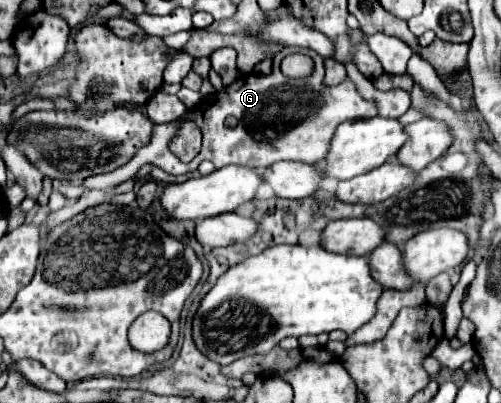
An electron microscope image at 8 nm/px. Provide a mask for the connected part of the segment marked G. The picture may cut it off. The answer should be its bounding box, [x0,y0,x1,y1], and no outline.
[101,48,377,188]

